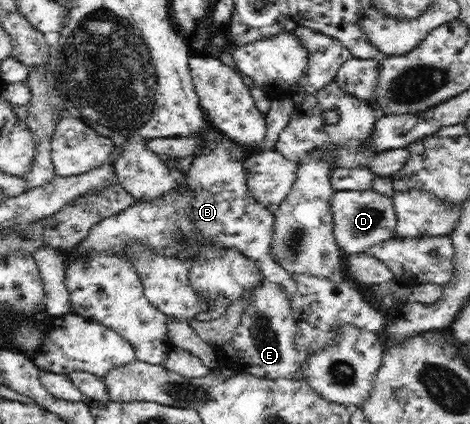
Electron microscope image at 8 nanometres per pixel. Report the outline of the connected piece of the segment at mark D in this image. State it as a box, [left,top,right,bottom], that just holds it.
[331,189,398,256]

